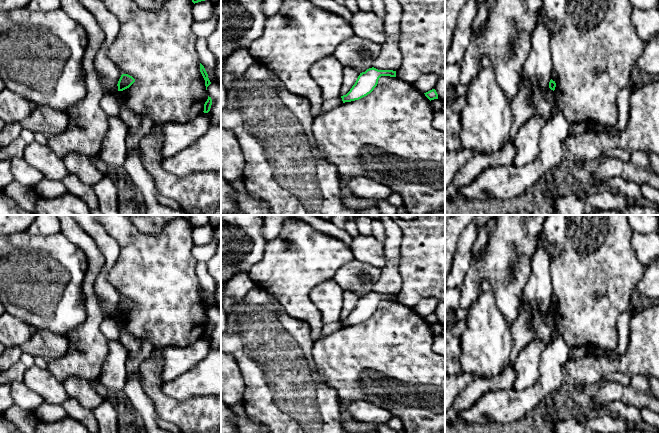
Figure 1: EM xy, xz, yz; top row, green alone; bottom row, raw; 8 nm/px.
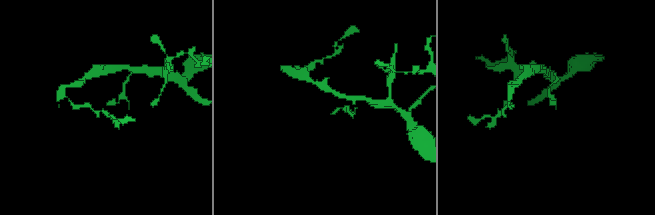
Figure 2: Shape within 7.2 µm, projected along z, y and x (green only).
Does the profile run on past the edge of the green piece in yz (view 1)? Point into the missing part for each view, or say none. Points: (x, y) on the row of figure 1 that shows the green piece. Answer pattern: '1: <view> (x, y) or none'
1: none

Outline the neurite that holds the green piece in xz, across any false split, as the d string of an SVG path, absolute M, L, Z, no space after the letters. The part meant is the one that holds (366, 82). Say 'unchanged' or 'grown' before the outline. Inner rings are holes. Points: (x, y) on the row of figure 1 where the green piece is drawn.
unchanged | M372 67L360 73L350 91L346 95L341 96L343 103L359 100L370 94L377 86L381 76L396 77L396 71L378 70Z

